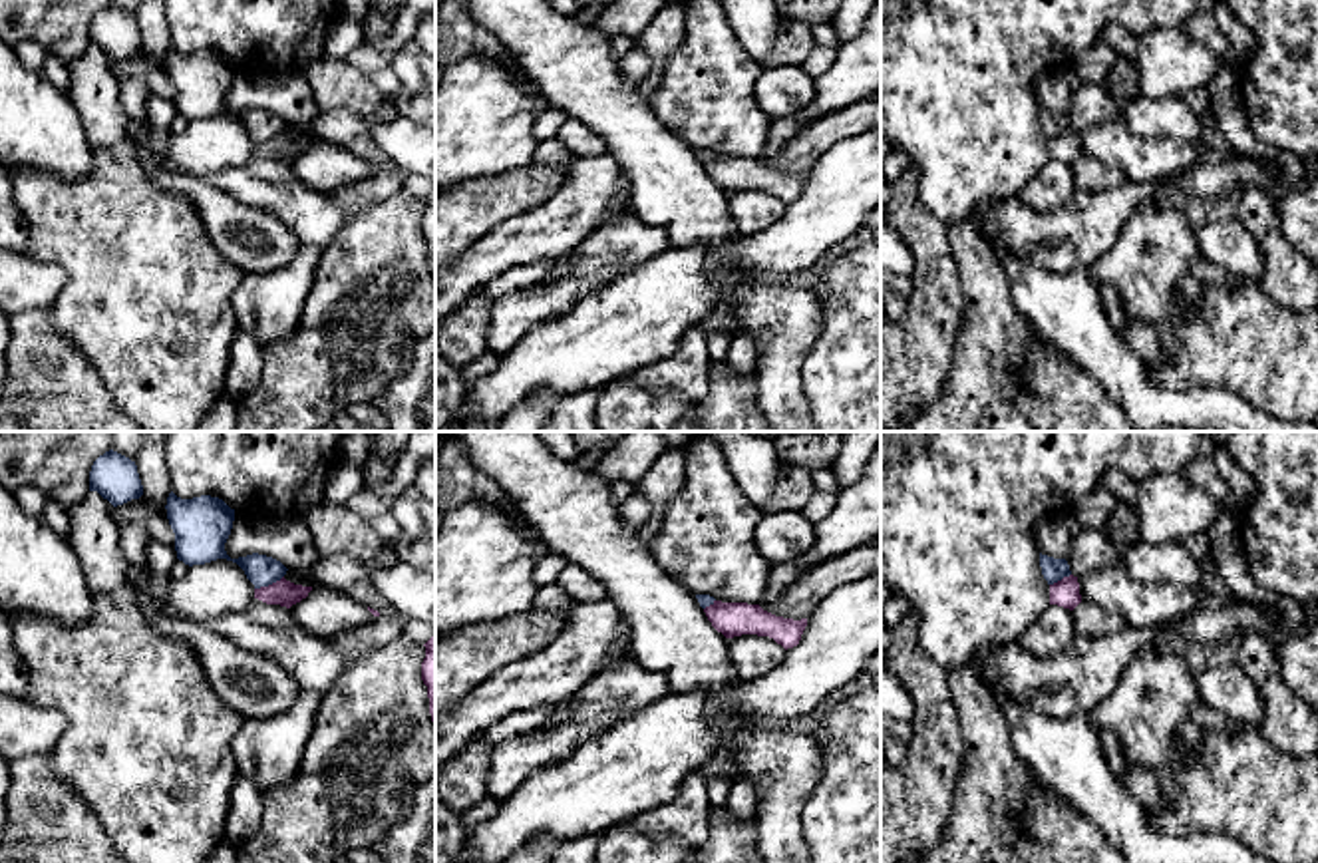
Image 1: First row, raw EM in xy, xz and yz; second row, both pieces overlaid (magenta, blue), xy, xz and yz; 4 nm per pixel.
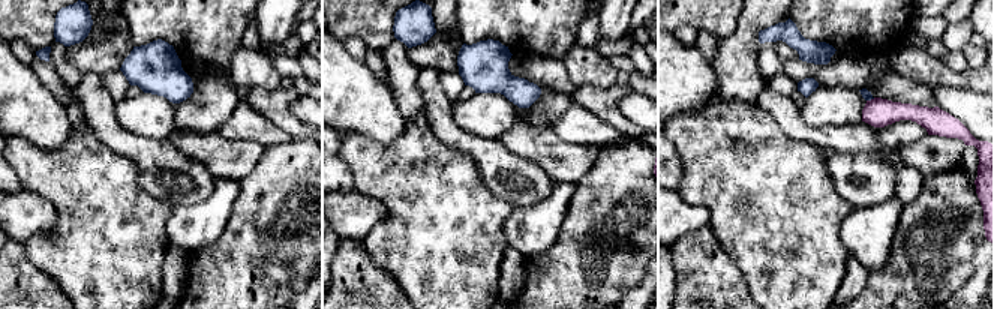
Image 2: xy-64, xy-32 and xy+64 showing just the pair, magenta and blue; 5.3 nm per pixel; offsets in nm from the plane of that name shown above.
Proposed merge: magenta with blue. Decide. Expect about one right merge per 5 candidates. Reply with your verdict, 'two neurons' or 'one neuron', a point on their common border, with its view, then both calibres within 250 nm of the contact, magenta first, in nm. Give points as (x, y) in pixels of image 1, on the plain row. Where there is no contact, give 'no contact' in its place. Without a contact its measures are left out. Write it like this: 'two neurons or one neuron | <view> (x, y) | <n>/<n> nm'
two neurons | xy (269, 140) | 110/120 nm

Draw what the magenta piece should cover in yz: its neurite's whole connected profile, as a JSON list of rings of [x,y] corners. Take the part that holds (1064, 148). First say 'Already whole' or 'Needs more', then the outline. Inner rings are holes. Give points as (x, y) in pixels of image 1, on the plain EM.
Already whole. [[[1070,129],[1050,139],[1050,159],[1073,165],[1081,157],[1077,131]]]

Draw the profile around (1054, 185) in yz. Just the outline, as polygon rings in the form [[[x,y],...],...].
[[[1048,159],[1046,167],[1028,181],[1018,197],[1038,213],[1062,209],[1075,195],[1073,165]]]

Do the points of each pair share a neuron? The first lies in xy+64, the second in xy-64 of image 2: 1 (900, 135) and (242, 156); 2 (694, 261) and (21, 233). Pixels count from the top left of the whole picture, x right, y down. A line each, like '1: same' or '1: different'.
1: different
2: different

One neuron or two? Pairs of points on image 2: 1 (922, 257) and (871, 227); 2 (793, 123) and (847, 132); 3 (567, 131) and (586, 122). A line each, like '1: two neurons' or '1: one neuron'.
1: two neurons
2: one neuron
3: one neuron

